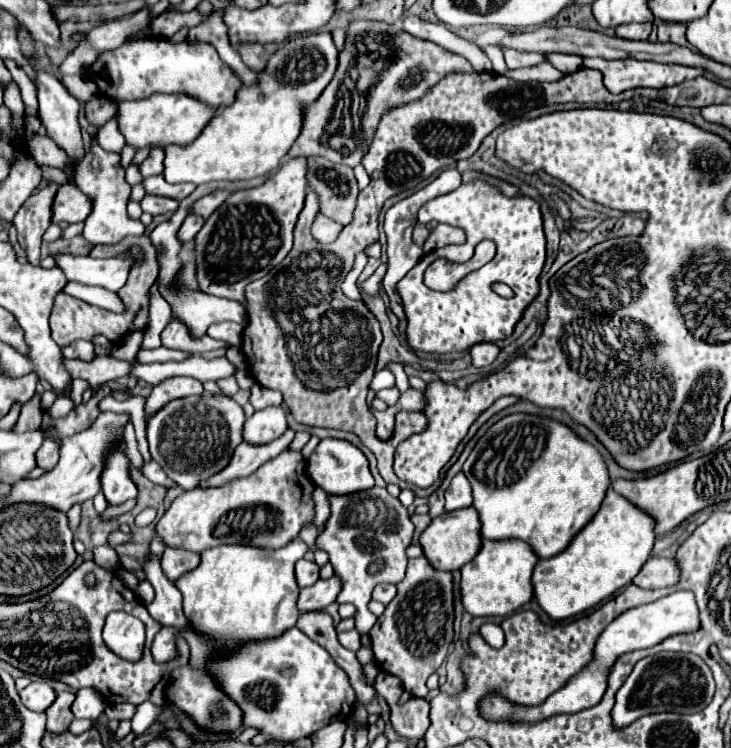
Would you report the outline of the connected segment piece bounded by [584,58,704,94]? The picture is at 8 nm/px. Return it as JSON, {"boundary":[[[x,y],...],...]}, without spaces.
{"boundary":[[[584,58],[584,66],[600,70],[604,76],[604,86],[610,88],[612,94],[620,94],[624,90],[642,88],[642,86],[662,89],[679,85],[688,78],[696,78],[704,74],[704,70],[700,68],[646,62],[646,60],[636,60],[636,58],[624,58],[624,60]]]}

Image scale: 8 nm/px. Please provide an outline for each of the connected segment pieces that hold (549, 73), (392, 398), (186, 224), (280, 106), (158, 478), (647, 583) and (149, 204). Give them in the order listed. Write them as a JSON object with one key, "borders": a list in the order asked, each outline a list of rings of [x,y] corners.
{"borders":[[[[538,64],[532,68],[518,68],[518,70],[508,70],[508,78],[514,78],[518,82],[558,82],[564,78],[564,74],[554,68],[552,64]]],[[[397,387],[380,390],[376,393],[377,397],[386,402],[388,406],[395,405],[400,398],[400,391]]],[[[186,216],[186,220],[182,222],[180,230],[178,230],[178,240],[180,242],[190,242],[194,240],[194,236],[198,234],[198,230],[202,228],[204,220],[200,216]]],[[[310,32],[288,40],[286,46],[282,46],[270,58],[270,68],[262,76],[258,76],[258,84],[244,86],[238,92],[240,100],[236,100],[232,106],[226,106],[218,114],[214,114],[212,120],[202,130],[202,134],[194,140],[194,144],[186,148],[166,148],[164,178],[170,184],[174,182],[206,184],[206,182],[220,182],[220,180],[250,180],[276,170],[280,166],[280,160],[286,156],[296,136],[300,134],[302,104],[316,100],[320,92],[330,84],[338,68],[338,54],[340,52],[330,32]]],[[[152,460],[150,464],[144,464],[142,474],[144,474],[150,482],[160,484],[160,486],[164,486],[164,488],[174,488],[174,486],[176,486],[176,482],[172,482],[172,480],[162,472],[162,468],[160,468],[154,460]]],[[[650,558],[632,582],[648,590],[668,588],[678,584],[678,570],[680,566],[676,558]]],[[[146,196],[142,202],[140,202],[142,210],[152,214],[152,216],[160,216],[160,214],[174,214],[178,210],[178,202],[172,200],[172,198],[156,198],[156,196]]]]}

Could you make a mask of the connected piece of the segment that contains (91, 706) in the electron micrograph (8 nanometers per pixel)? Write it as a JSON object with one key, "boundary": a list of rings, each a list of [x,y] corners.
{"boundary":[[[83,688],[76,692],[76,698],[72,704],[72,712],[76,718],[88,718],[96,720],[104,714],[108,701],[102,694],[92,688]]]}

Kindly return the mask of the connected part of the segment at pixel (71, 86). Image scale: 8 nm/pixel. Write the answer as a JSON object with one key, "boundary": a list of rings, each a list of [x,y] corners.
{"boundary":[[[64,76],[62,78],[64,88],[78,100],[92,100],[94,98],[94,84],[84,80],[82,76]]]}

